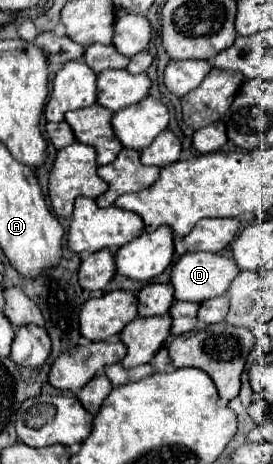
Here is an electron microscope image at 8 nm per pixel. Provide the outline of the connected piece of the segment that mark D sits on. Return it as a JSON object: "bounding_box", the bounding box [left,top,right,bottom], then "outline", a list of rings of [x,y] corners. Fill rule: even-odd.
{"bounding_box":[171,253,239,303],"outline":[[[187,253],[175,263],[171,273],[175,299],[201,303],[225,295],[237,273],[239,267],[227,255]]]}

